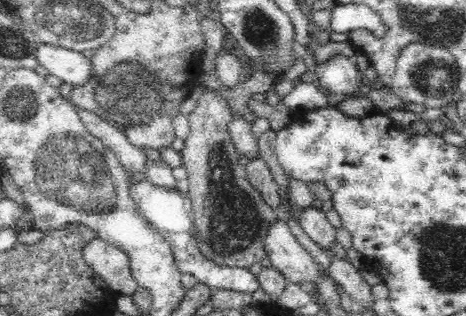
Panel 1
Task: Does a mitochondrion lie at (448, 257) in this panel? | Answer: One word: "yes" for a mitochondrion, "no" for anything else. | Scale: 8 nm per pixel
yes

